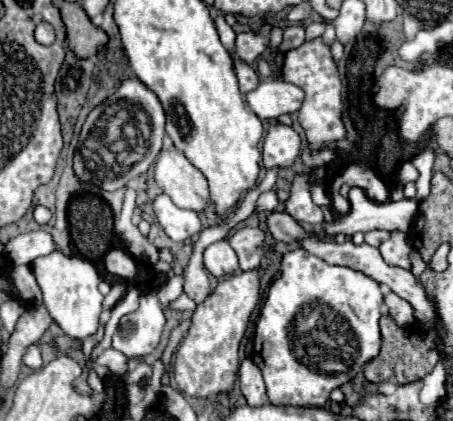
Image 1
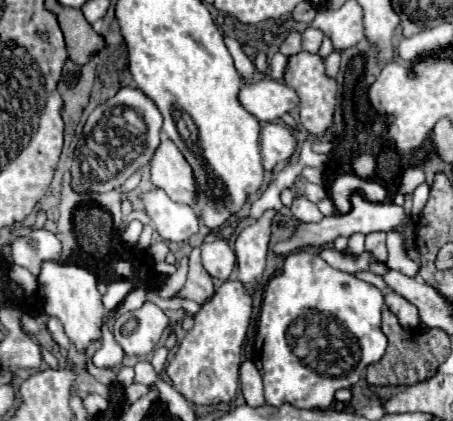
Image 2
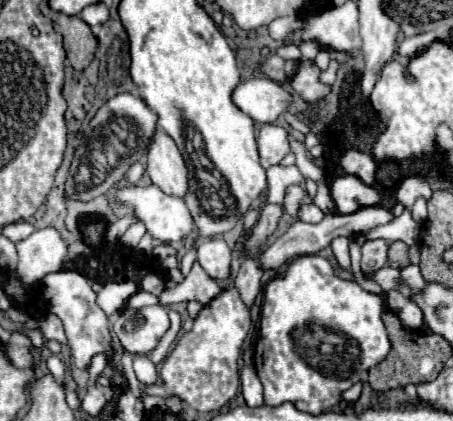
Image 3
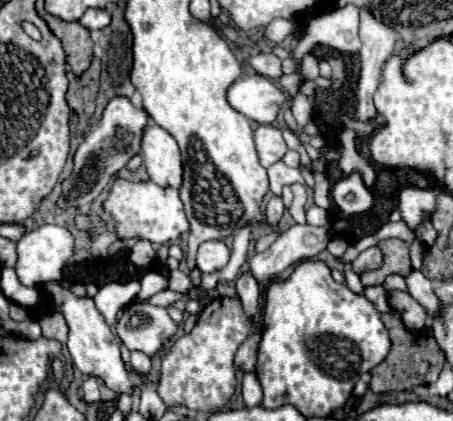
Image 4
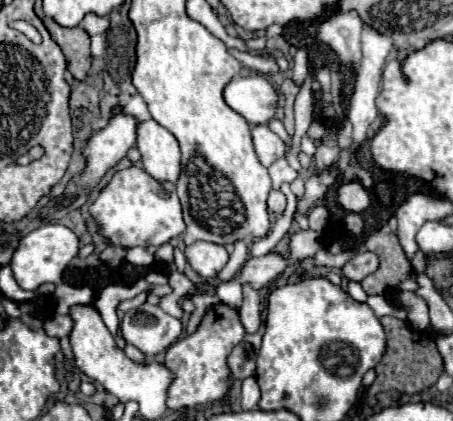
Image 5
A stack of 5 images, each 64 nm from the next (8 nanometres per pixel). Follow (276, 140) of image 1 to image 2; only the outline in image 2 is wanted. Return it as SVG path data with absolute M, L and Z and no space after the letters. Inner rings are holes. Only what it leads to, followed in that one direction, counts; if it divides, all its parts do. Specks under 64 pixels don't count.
M266 124L260 134L264 168L270 172L278 162L290 160L296 152L296 138L284 124Z

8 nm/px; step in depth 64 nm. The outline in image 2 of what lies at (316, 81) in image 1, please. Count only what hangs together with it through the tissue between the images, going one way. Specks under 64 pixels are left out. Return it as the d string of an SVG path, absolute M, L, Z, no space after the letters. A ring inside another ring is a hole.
M306 50L292 54L288 58L288 68L284 74L284 82L300 94L300 124L308 130L310 136L324 136L334 126L334 110L336 110L336 78L326 74L326 62L320 54L310 54Z

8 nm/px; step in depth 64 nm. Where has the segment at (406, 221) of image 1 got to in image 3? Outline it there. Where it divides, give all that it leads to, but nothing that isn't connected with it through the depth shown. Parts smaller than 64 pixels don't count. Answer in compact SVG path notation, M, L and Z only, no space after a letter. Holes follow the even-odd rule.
M362 206L358 208L356 212L352 214L328 214L322 222L318 224L308 224L308 222L294 222L284 236L280 236L276 242L272 242L264 252L262 252L262 258L260 258L260 264L264 268L280 268L284 266L286 262L290 262L292 258L296 256L302 256L302 254L318 254L322 248L326 248L336 236L352 236L352 234L370 234L374 228L378 226L384 226L388 222L392 222L396 216L392 210L386 210L382 206Z

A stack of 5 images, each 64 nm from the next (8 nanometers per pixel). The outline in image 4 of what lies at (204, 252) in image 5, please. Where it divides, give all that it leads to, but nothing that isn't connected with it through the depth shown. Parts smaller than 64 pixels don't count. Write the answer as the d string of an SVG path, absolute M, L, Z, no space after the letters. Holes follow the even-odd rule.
M208 240L202 242L196 256L196 266L202 270L202 274L220 272L230 258L230 250L222 240Z

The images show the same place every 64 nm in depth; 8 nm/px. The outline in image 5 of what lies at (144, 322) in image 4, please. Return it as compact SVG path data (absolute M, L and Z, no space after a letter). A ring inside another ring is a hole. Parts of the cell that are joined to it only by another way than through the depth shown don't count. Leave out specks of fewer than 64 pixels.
M144 302L140 308L124 314L120 332L126 344L136 346L140 352L152 358L178 340L182 334L182 324L160 306L150 306Z

